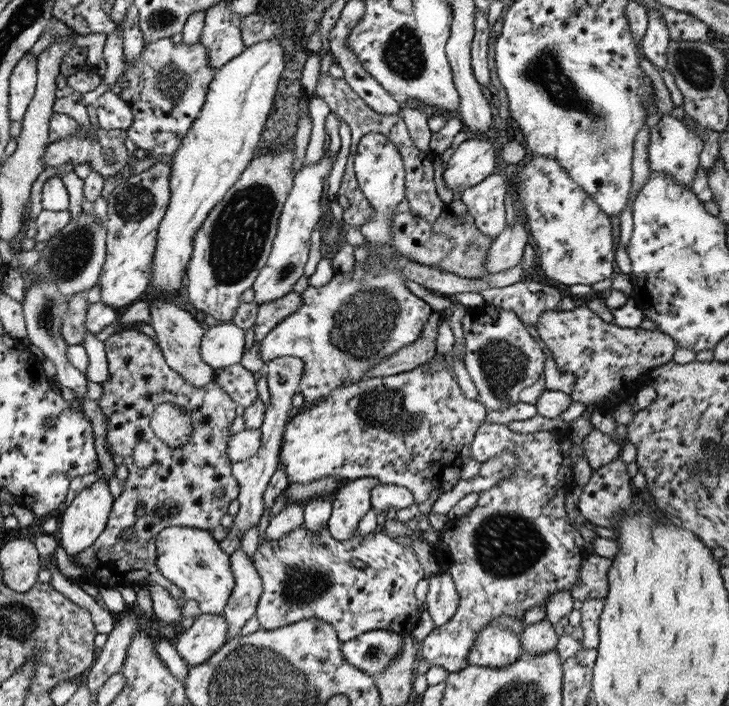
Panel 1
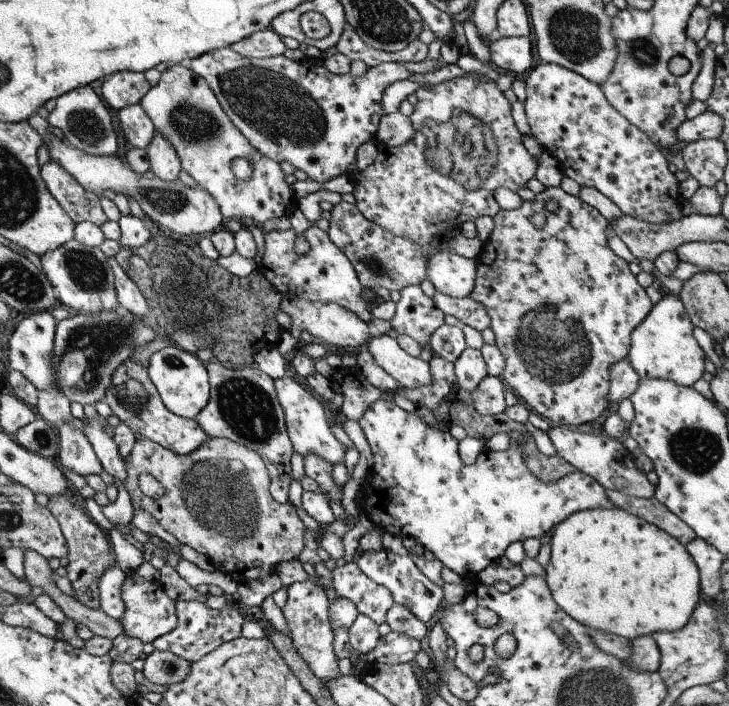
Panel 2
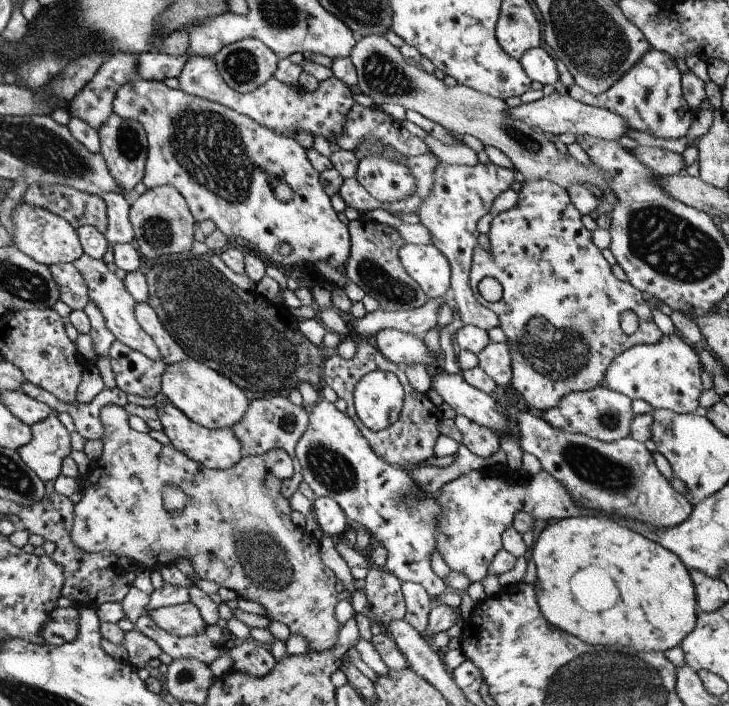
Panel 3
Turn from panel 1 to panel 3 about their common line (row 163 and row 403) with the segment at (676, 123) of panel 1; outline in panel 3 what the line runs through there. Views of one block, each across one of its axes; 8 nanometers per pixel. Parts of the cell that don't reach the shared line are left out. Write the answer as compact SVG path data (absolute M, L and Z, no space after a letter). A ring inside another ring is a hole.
M677 332L661 334L661 340L655 344L639 344L620 352L605 370L601 384L631 400L644 400L653 409L693 413L698 405L697 398L704 390L701 386L702 366L691 346L679 337Z

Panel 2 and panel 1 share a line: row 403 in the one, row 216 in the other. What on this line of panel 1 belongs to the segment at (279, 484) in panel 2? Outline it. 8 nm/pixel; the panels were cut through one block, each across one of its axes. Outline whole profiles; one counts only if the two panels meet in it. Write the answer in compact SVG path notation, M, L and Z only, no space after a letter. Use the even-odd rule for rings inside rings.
M290 144L276 152L255 154L249 164L242 170L239 178L227 189L223 198L211 208L207 218L199 224L193 240L191 240L191 258L187 260L187 300L195 311L213 317L218 324L230 322L239 306L240 294L251 287L259 269L265 264L273 237L277 230L277 219L281 213L281 205L293 186L291 165L295 154L295 146Z

